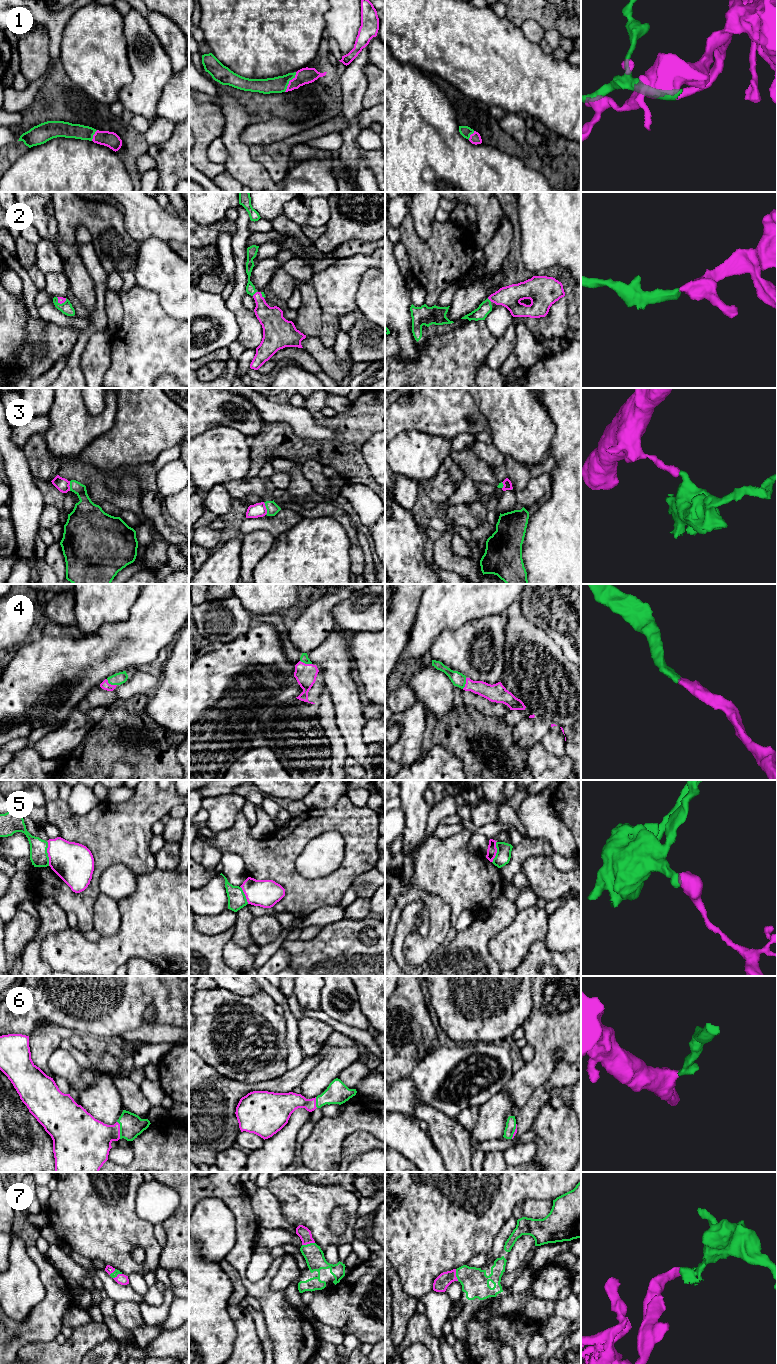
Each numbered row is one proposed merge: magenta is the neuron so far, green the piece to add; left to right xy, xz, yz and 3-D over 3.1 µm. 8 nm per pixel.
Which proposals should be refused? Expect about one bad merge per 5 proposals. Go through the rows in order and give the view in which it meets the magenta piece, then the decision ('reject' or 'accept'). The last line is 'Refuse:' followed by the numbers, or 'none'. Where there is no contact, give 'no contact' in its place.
1: contact in xz; accept
2: contact in xz; accept
3: contact in xz; reject
4: contact in xy; accept
5: contact in xy; reject
6: contact in xy; accept
7: contact in xz; accept
Refuse: 3, 5

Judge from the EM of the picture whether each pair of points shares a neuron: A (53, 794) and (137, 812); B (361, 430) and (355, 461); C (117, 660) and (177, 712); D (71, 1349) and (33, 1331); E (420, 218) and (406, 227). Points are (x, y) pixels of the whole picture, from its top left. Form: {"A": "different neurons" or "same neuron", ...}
{"A": "different neurons", "B": "same neuron", "C": "different neurons", "D": "different neurons", "E": "different neurons"}

